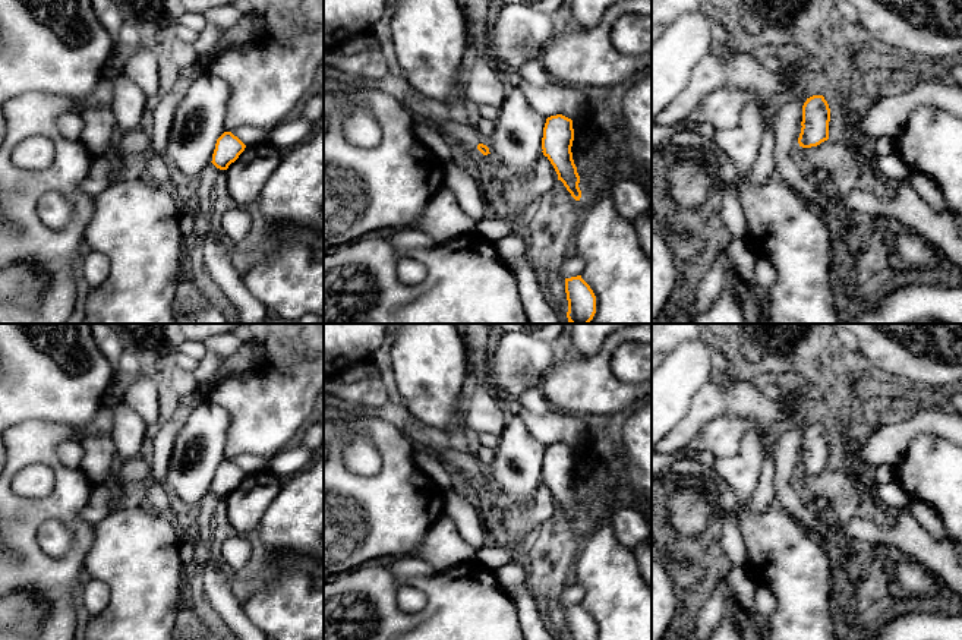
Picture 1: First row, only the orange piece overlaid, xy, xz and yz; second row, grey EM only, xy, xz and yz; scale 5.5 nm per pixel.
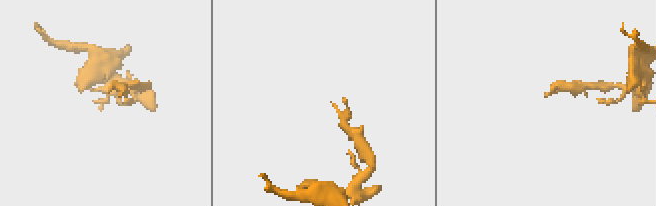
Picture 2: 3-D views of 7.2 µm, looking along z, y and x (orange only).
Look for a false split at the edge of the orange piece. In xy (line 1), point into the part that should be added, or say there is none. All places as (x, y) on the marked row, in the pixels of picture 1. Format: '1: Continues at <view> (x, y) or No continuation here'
1: No continuation here

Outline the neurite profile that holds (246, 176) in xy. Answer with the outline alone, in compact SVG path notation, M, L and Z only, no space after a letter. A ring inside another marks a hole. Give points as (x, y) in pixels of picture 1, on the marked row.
M266 141L245 148L239 158L225 170L227 187L234 205L246 208L259 199L283 154Z

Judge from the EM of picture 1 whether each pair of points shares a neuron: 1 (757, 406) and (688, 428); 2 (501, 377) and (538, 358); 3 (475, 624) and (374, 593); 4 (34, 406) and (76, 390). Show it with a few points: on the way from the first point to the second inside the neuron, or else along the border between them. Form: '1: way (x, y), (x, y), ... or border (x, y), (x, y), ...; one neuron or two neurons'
1: way (740, 404), (712, 404), (706, 410); one neuron
2: way (510, 372), (521, 361), (529, 359); one neuron
3: way (450, 624), (404, 624), (399, 618); one neuron
4: way (44, 396), (50, 390), (66, 390); one neuron

